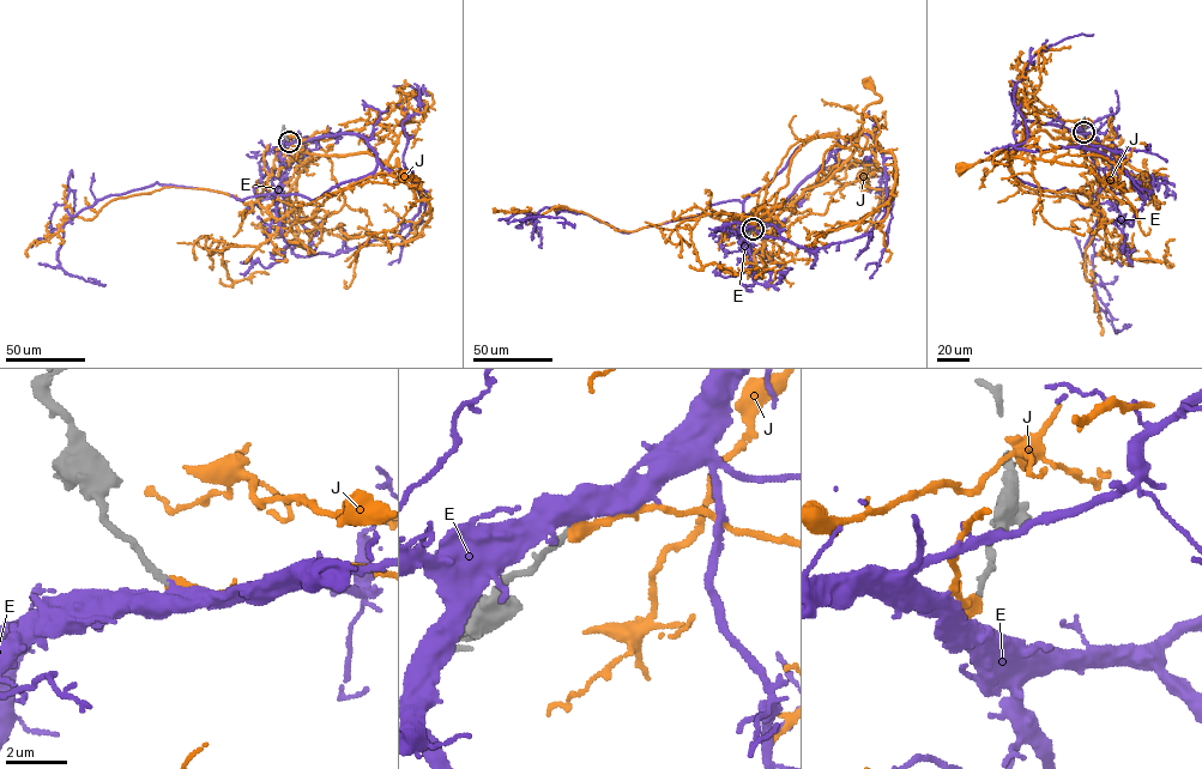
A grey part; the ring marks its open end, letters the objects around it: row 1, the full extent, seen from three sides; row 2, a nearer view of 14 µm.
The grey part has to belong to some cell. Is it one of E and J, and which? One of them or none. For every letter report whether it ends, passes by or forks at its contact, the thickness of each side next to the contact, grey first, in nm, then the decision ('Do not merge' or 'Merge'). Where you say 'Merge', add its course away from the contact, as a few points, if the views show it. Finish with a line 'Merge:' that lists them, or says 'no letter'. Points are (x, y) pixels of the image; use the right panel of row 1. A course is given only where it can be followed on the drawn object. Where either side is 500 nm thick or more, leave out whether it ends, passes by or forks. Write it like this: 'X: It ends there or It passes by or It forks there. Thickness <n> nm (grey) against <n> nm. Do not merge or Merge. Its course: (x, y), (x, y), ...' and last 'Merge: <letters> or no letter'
E: It ends there. Thickness 200 nm (grey) against 400 nm. Merge. Its course: (1083, 132), (1026, 120), (1009, 170), (1077, 193), (1099, 213), (1085, 277), (1116, 332), (1127, 325)
J: It ends there. Thickness 220 nm (grey) against 440 nm. Do not merge
Merge: E

